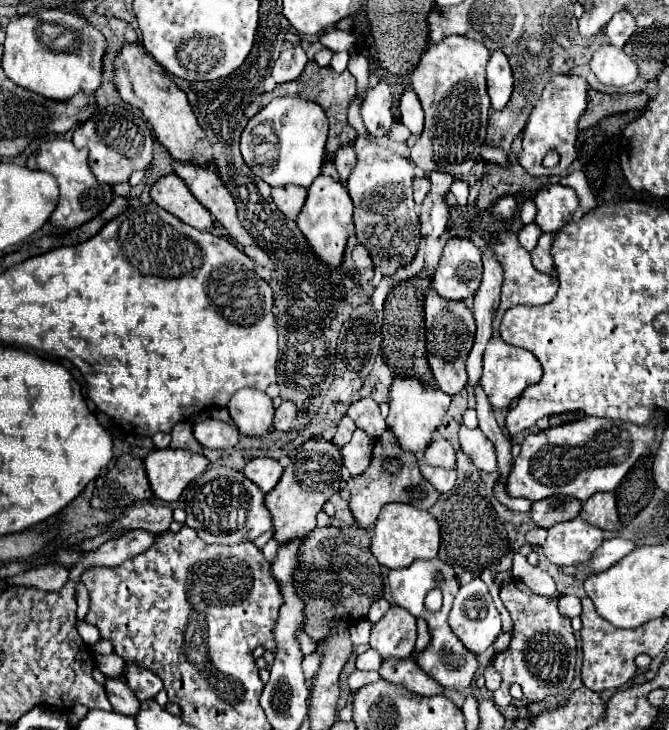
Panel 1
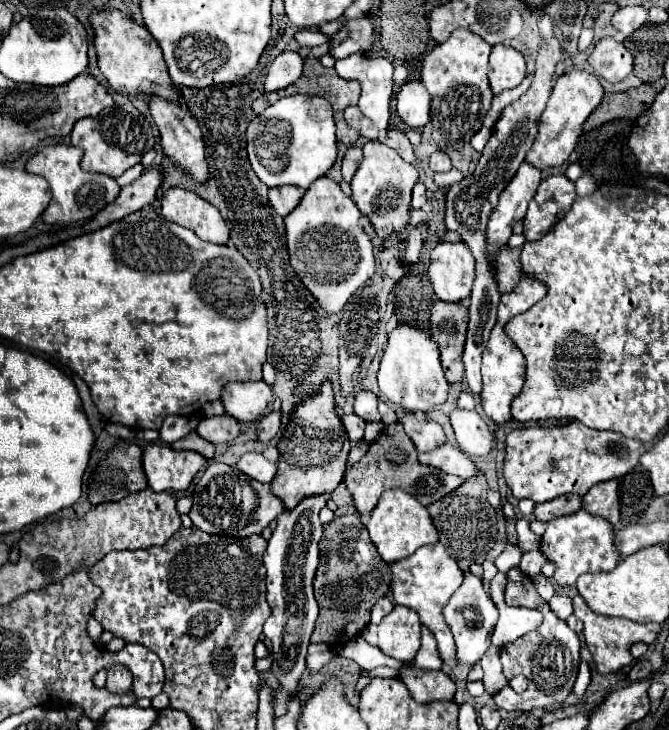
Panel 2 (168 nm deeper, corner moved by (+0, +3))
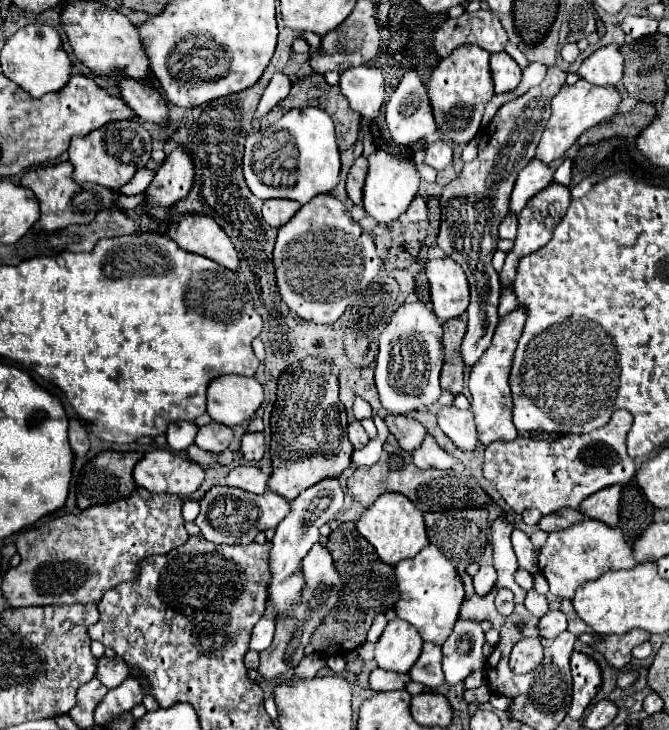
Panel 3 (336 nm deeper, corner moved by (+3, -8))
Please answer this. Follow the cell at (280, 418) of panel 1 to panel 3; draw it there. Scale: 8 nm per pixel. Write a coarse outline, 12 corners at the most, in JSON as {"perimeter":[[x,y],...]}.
{"perimeter":[[248,432],[242,438],[242,454],[258,462],[266,450],[262,432]]}

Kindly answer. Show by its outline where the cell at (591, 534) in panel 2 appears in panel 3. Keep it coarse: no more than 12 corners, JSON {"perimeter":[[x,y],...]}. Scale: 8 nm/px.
{"perimeter":[[588,518],[548,534],[540,572],[558,600],[638,562],[620,528]]}

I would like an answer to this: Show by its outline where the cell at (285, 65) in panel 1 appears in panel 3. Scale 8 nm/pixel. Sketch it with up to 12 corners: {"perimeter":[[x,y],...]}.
{"perimeter":[[276,72],[260,98],[256,116],[264,118],[290,94],[292,80]]}

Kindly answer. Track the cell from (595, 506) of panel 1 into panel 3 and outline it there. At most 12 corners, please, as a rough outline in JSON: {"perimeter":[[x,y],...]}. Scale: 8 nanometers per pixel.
{"perimeter":[[620,486],[588,496],[578,510],[586,518],[618,526]]}

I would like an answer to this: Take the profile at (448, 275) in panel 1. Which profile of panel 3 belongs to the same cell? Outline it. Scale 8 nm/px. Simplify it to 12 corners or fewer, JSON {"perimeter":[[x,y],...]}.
{"perimeter":[[430,260],[434,314],[442,322],[462,316],[470,290],[460,264]]}

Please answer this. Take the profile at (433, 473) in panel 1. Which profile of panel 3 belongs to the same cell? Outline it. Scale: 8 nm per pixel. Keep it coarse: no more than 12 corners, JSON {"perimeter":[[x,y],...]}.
{"perimeter":[[428,434],[412,452],[420,470],[454,470],[458,460],[448,456]]}

